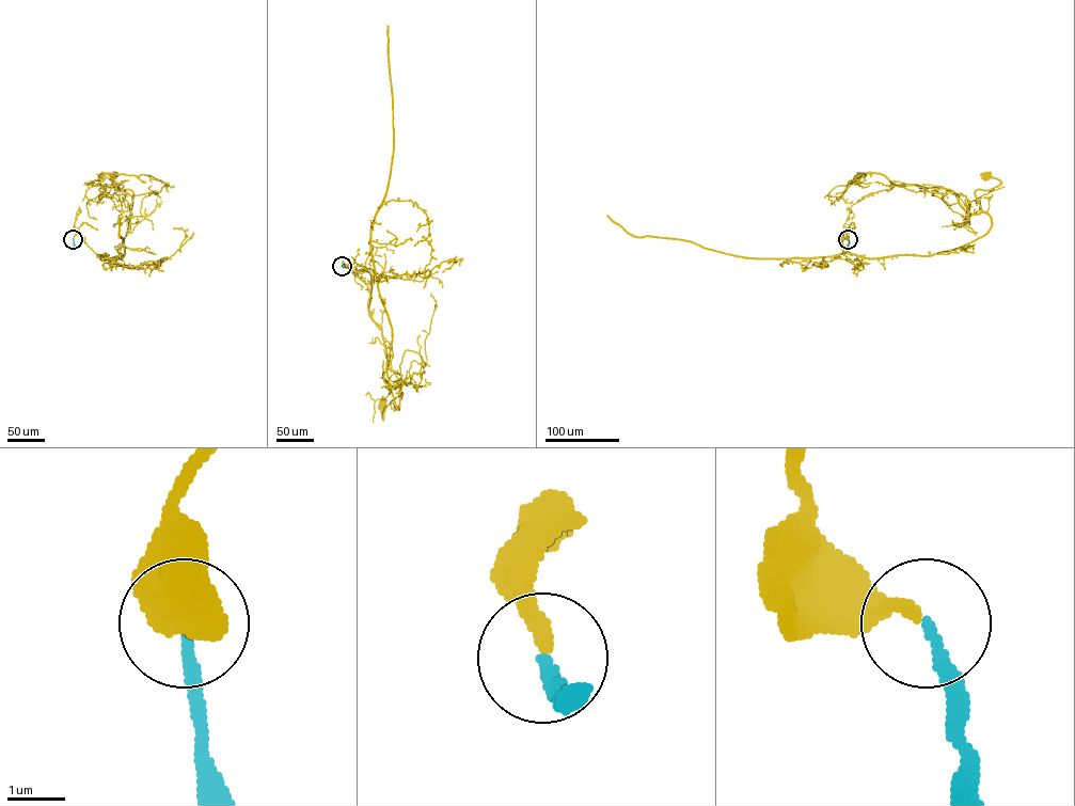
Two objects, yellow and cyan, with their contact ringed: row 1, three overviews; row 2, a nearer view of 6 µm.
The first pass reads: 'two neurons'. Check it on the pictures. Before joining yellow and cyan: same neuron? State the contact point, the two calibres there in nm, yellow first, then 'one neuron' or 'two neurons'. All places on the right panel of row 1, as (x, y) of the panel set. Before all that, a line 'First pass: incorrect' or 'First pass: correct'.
First pass: incorrect
(848, 239) | 280/200 nm | one neuron

